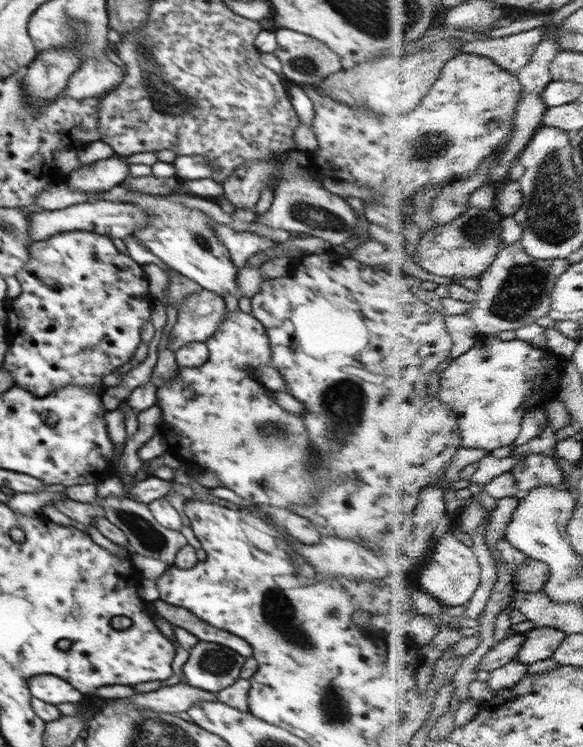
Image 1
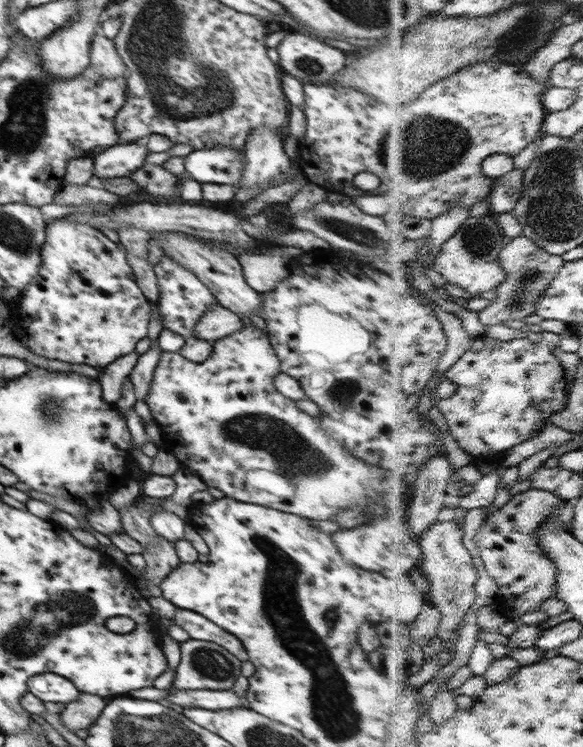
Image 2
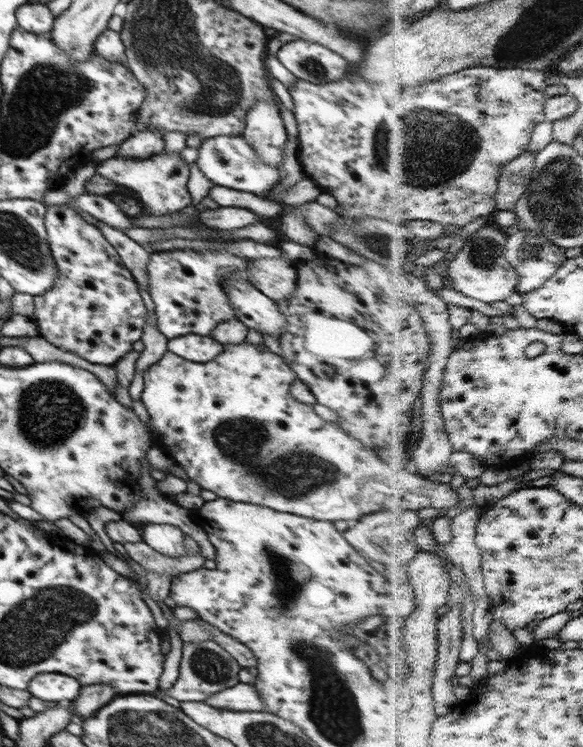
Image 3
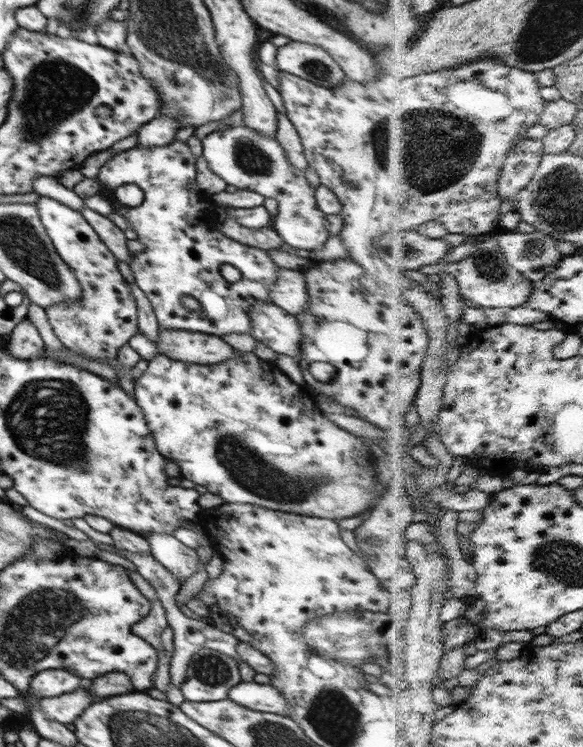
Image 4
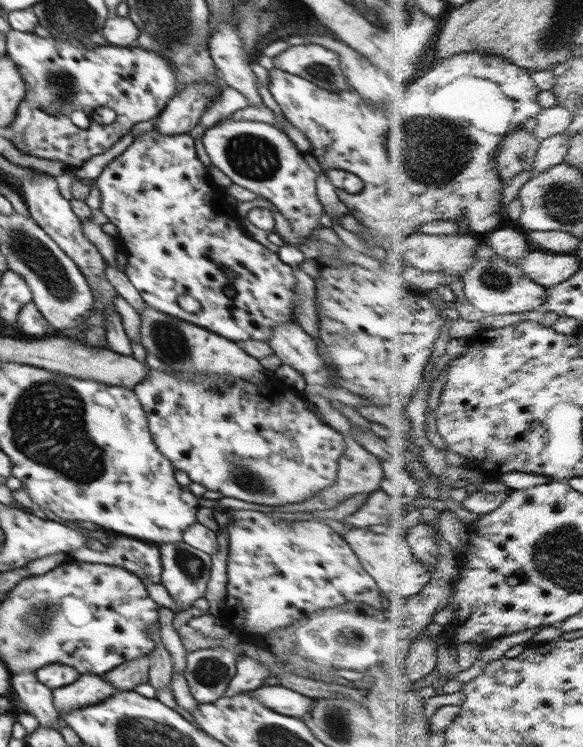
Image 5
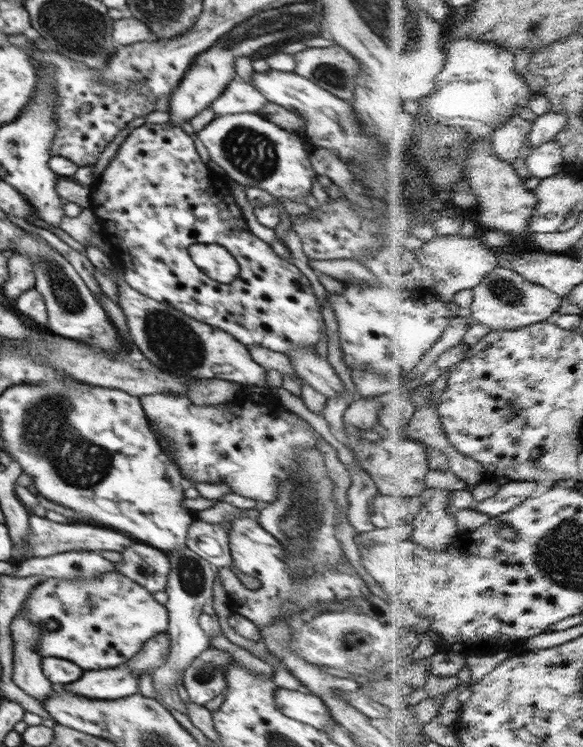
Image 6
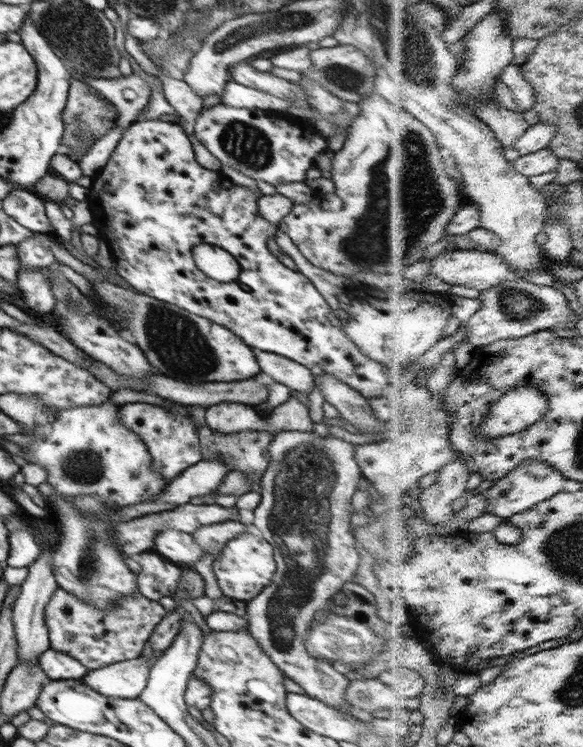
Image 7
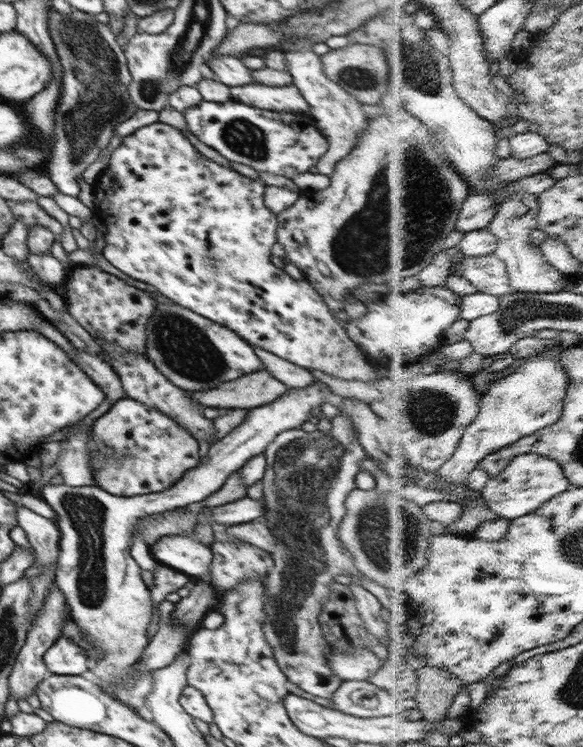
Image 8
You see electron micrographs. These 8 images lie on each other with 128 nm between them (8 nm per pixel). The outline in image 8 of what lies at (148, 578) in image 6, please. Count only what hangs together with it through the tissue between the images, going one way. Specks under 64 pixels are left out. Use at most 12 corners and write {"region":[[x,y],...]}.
{"region":[[158,563],[149,588],[153,602],[146,639],[160,629],[159,604],[180,588],[190,586],[190,577]]}

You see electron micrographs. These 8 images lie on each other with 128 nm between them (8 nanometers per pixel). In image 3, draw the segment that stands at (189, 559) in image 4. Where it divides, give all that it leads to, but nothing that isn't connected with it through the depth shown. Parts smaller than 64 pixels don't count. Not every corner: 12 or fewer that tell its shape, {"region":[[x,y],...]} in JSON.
{"region":[[171,524],[143,525],[142,540],[164,556],[190,555],[184,531]]}

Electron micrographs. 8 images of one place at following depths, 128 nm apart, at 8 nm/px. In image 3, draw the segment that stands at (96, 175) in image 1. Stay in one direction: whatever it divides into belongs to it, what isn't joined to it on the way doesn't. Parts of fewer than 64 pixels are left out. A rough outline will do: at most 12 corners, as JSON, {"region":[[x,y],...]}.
{"region":[[145,128],[119,144],[116,157],[164,151],[163,133]]}

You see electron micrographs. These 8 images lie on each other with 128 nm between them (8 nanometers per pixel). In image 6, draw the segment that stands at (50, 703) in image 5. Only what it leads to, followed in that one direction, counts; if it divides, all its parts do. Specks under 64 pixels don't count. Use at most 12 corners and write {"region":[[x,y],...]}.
{"region":[[20,609],[11,622],[14,685],[41,704],[54,686]]}

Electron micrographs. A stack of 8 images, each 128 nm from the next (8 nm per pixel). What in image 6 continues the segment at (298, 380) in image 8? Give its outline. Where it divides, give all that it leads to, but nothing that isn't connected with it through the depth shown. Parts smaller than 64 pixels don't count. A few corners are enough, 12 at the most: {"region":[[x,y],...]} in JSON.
{"region":[[251,345],[252,360],[266,370],[300,379],[308,410],[323,414],[327,396],[303,382],[288,356]]}

